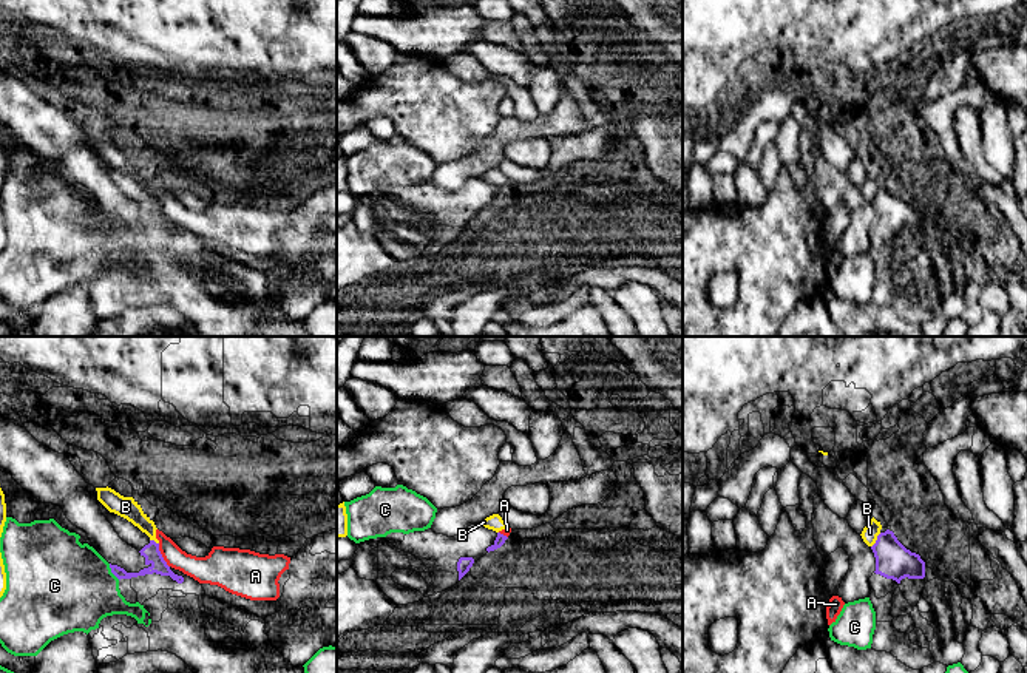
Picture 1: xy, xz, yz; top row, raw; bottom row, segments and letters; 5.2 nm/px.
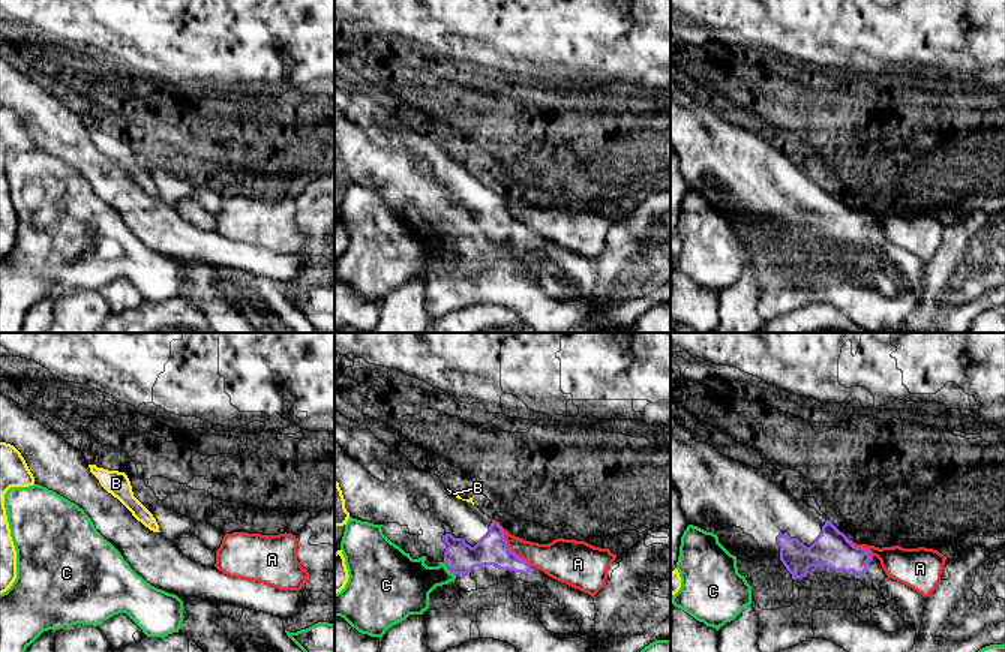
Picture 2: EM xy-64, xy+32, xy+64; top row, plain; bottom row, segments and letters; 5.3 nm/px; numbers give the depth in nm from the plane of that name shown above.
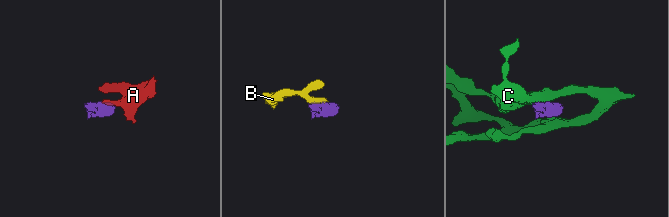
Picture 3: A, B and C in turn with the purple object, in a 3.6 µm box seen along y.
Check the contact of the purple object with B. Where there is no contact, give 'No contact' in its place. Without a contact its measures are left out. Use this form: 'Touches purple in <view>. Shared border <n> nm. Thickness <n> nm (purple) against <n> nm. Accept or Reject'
Touches purple in yz. Shared border 90 nm. Thickness 190 nm (purple) against 90 nm. Reject

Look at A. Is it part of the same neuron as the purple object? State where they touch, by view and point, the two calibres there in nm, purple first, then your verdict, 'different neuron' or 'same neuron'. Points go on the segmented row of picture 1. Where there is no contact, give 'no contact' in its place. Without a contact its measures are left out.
xy (161, 556) | 90/140 nm | different neuron

